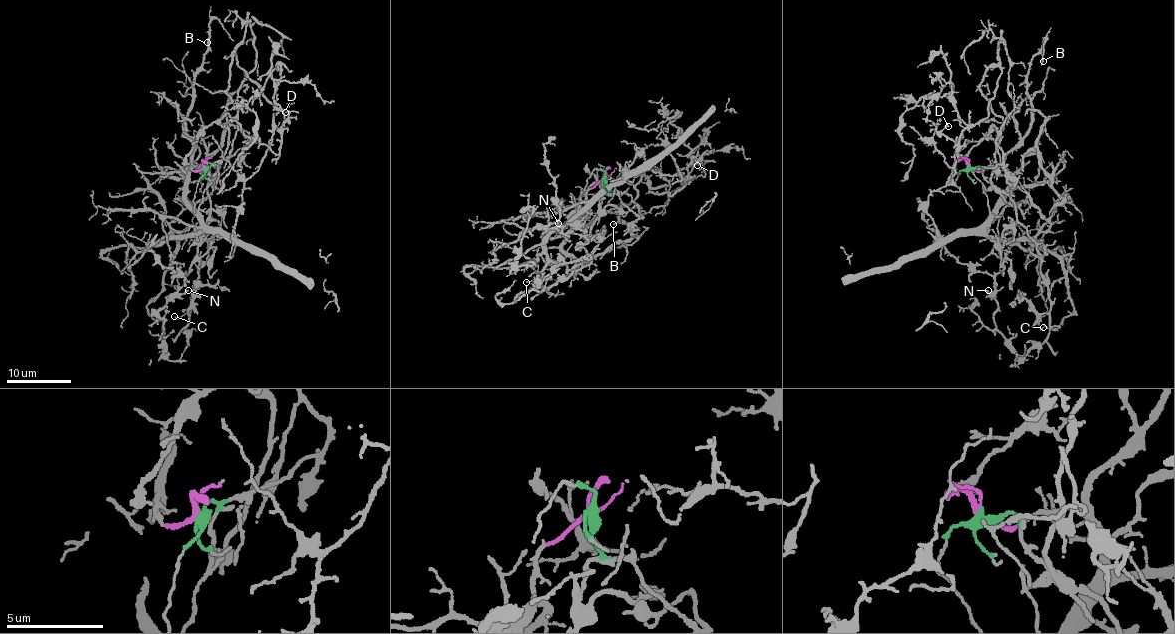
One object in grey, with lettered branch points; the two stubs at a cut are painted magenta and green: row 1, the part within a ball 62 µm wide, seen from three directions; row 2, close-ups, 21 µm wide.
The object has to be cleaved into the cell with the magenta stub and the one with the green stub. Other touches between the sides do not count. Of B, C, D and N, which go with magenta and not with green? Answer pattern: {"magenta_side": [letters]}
{"magenta_side": ["B"]}

